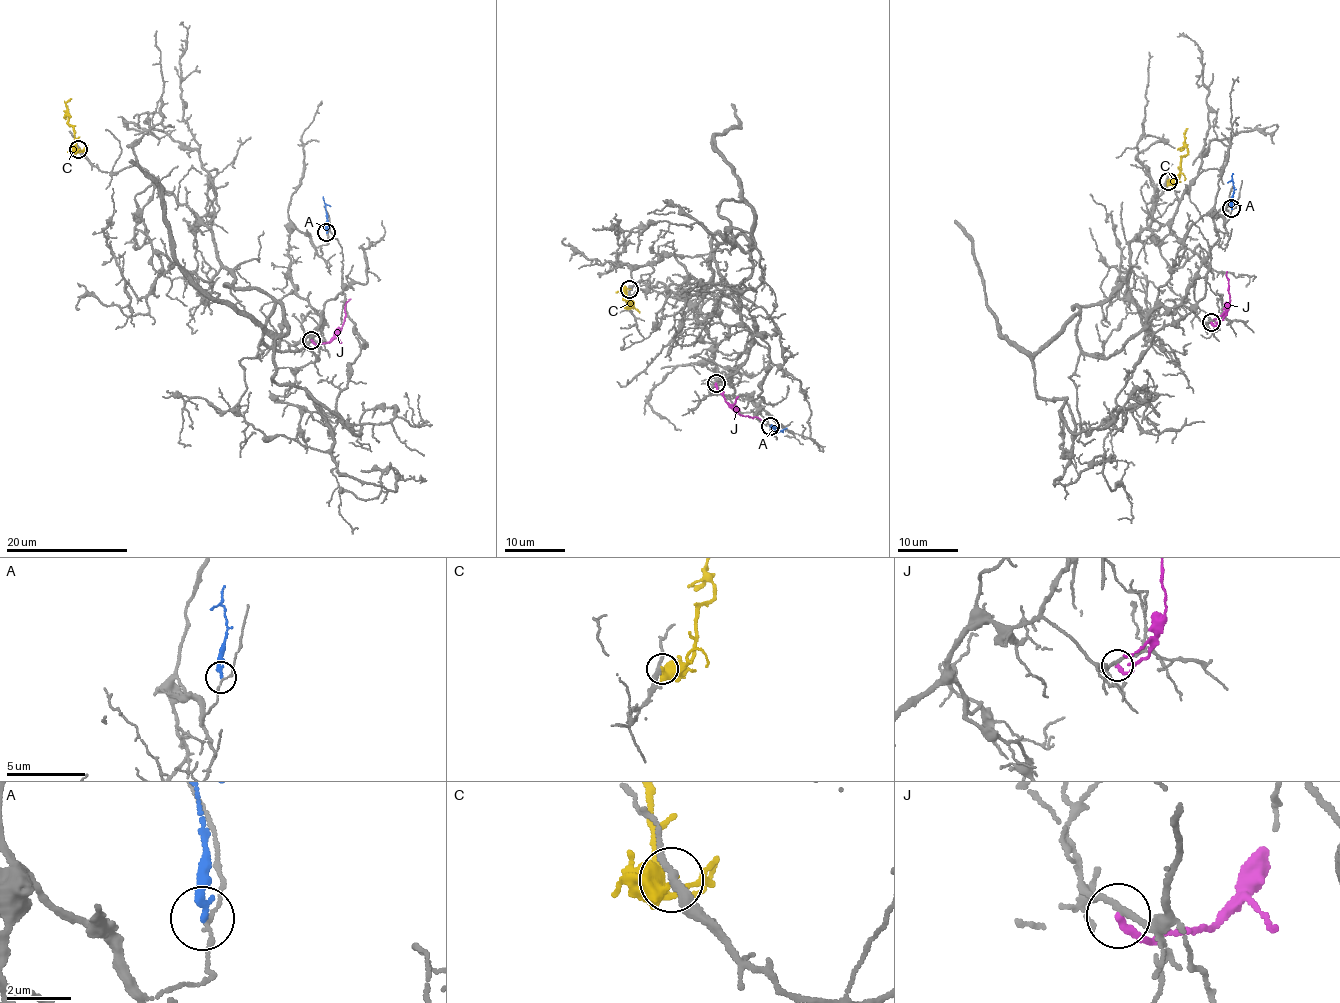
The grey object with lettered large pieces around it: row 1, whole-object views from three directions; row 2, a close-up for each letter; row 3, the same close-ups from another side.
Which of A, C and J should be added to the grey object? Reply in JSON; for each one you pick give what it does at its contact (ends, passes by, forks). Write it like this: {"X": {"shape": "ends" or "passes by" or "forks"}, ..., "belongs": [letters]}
{"belongs": []}

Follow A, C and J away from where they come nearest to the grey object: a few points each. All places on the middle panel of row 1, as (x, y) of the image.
A: (769, 426), (780, 432), (786, 428)
C: (629, 288), (624, 298), (630, 301), (626, 308), (634, 306), (639, 313)
J: (715, 384), (732, 408), (740, 415), (761, 420)

